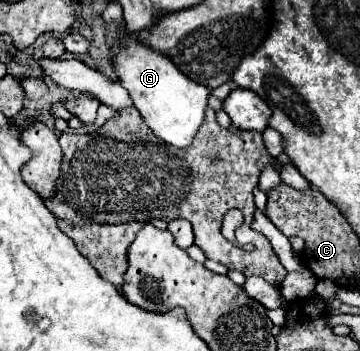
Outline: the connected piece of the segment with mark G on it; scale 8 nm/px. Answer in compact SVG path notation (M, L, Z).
M128 46L124 54L116 54L114 70L120 82L124 82L124 88L128 88L128 92L132 94L134 106L146 118L144 122L160 140L176 148L192 146L206 116L210 96L208 88L192 82L190 78L180 74L176 66L168 62L168 58L160 58L160 54L144 50L144 46Z

